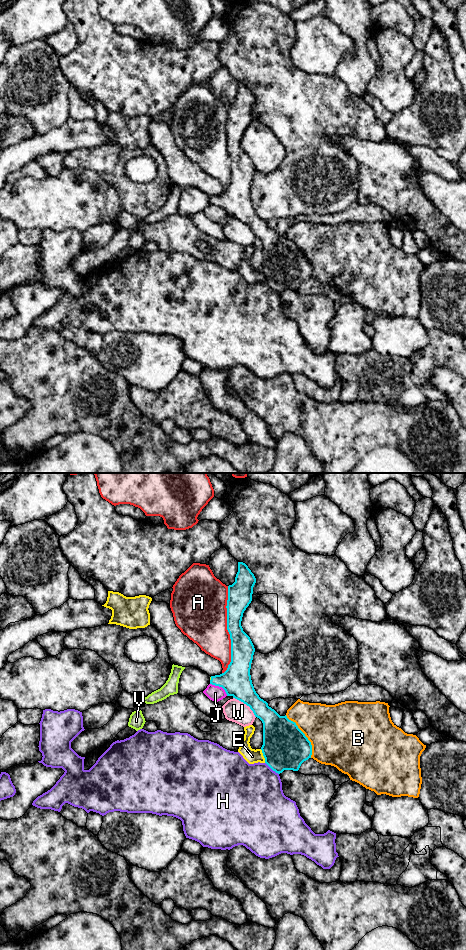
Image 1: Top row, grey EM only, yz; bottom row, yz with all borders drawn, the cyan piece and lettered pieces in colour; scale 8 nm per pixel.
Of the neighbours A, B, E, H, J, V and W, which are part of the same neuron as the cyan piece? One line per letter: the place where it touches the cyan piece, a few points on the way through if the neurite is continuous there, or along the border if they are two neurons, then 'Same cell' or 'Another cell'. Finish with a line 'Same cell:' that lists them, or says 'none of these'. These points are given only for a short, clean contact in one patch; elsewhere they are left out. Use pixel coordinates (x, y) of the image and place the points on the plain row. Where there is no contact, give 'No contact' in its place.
A: Touches cyan at yz (227, 149). Another cell
B: Touches cyan at yz (304, 255). Another cell
E: Touches cyan at yz (263, 275). Another cell
H: Touches cyan at yz (272, 289). Another cell
J: Touches cyan at yz (220, 206). Another cell
V: Touches cyan at yz (211, 199). Path across: yz (236, 201), (211, 199), (210, 197). Same cell
W: Touches cyan at yz (246, 224). Another cell
Same cell: V

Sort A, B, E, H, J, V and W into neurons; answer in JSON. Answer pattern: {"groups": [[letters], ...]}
{"groups": [["A"], ["B"], ["E"], ["H"], ["J"], ["V"], ["W"]]}

